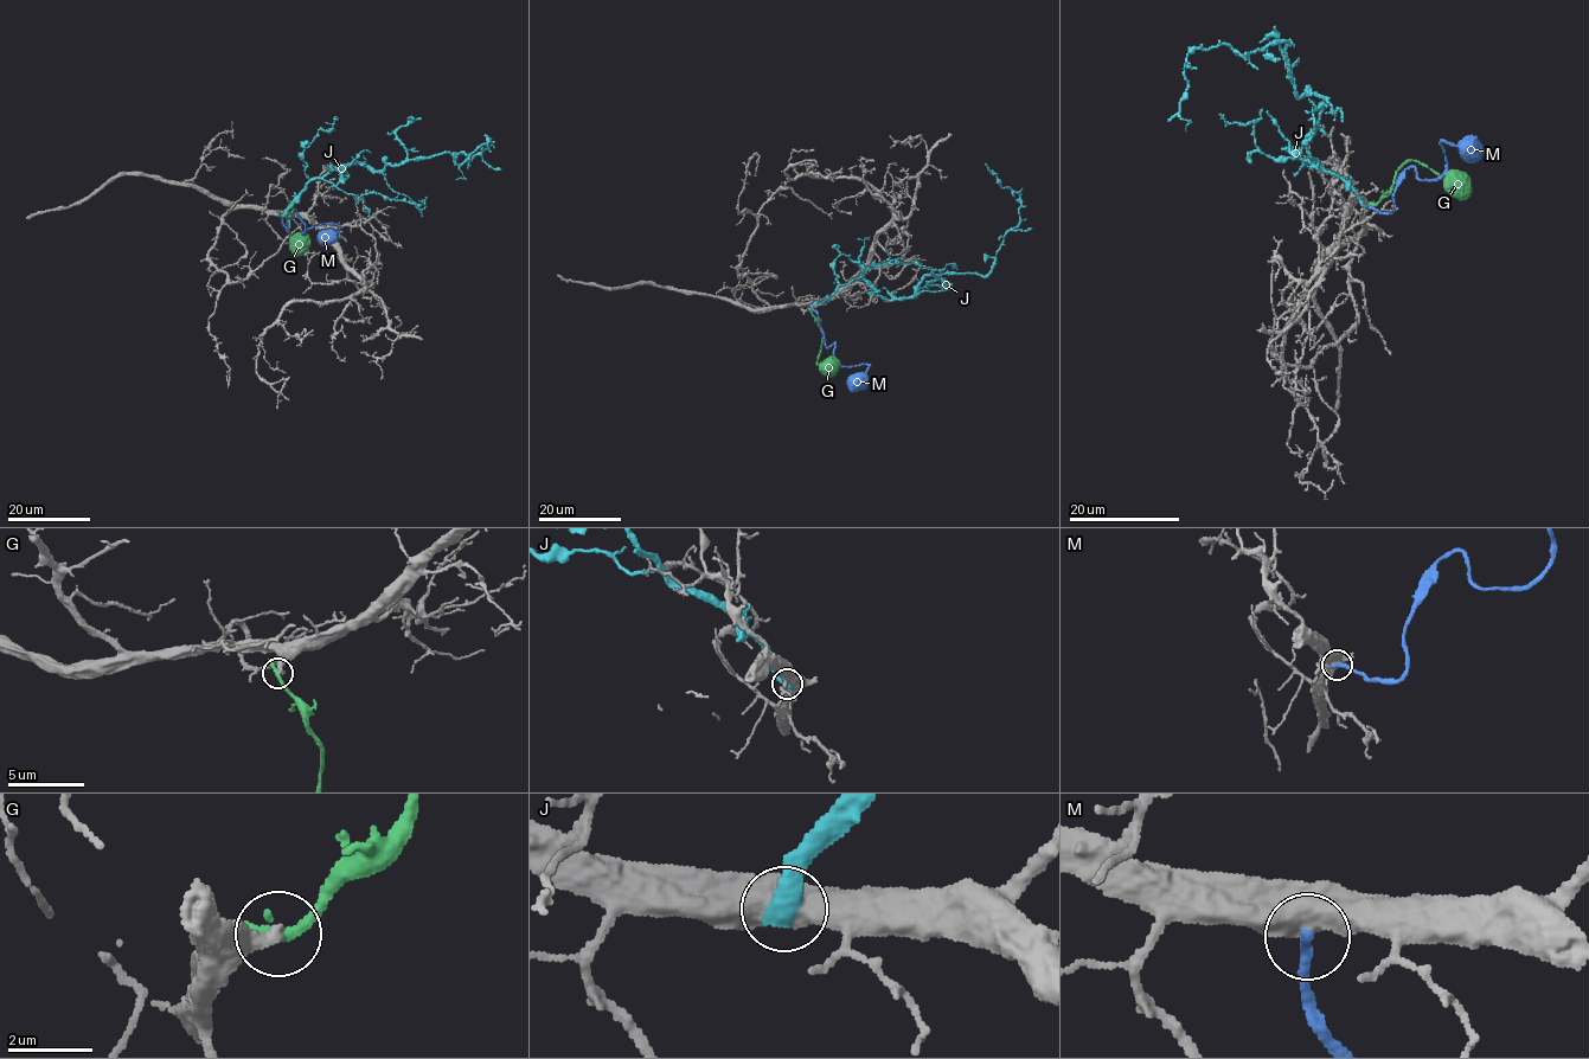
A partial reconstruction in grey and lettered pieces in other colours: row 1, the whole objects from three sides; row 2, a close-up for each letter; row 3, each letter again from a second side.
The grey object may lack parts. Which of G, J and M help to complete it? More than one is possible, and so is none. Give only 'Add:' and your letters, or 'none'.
Add: none

